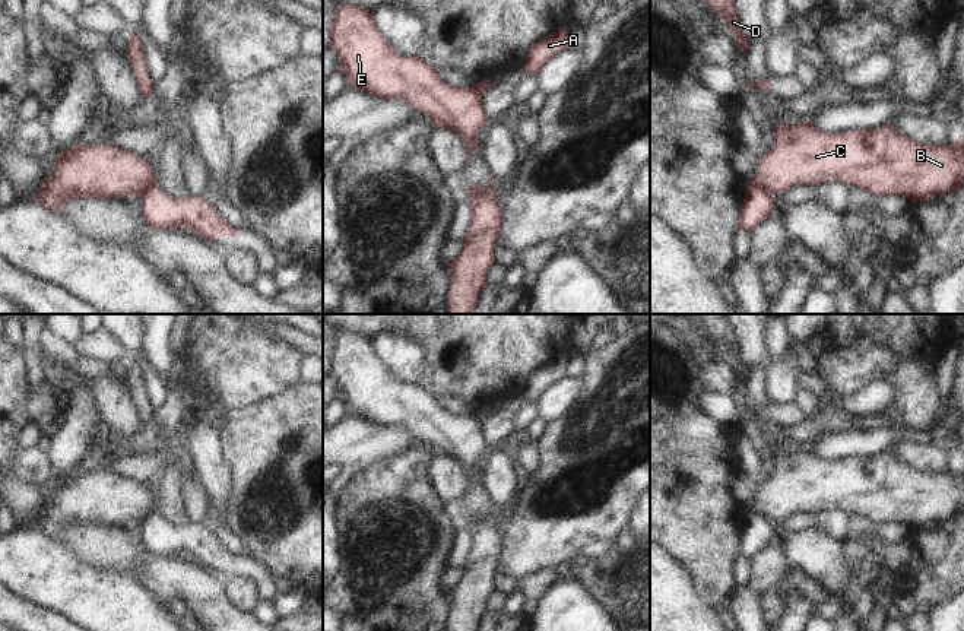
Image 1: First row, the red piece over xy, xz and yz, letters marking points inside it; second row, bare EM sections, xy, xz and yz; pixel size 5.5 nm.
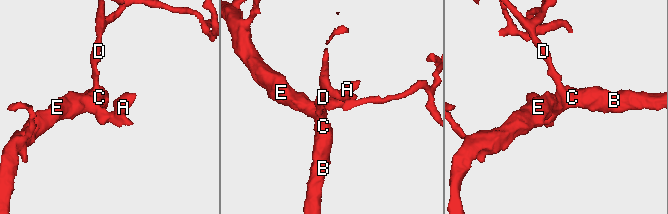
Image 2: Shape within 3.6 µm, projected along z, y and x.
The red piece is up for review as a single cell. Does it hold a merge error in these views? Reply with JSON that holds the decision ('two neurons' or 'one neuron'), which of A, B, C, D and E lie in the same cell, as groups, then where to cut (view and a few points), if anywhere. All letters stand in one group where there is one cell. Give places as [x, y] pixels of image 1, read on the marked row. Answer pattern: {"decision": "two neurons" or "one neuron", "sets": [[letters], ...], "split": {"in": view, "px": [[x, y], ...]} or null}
{"decision": "two neurons", "sets": [["A"], ["B", "C", "D", "E"]], "split": {"in": "yz", "px": [[751, 180], [770, 197]]}}

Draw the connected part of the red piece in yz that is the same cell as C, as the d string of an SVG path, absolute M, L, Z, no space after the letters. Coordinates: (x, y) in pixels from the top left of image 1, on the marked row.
M809 120L790 127L784 121L776 124L773 149L758 159L751 181L770 197L796 184L825 184L841 181L859 187L873 196L898 194L911 204L929 197L944 197L964 184L964 134L944 145L919 143L903 136L897 129L884 124L878 129L853 129L850 131L825 133Z

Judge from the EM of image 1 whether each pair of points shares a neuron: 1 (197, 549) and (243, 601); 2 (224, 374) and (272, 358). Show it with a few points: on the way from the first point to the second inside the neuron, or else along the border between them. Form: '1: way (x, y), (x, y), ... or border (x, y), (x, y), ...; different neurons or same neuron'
1: border (224, 577), (246, 577), (253, 583), (256, 592); different neurons
2: way (235, 365), (260, 365); same neuron

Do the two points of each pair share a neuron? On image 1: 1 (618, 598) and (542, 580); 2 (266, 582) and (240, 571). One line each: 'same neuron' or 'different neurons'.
1: same neuron
2: same neuron

